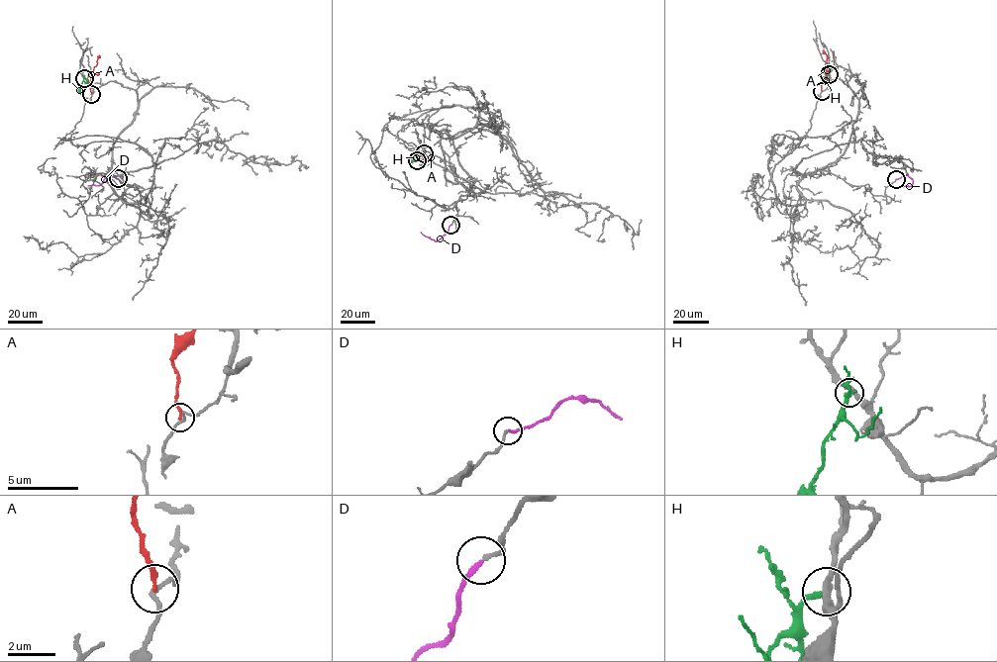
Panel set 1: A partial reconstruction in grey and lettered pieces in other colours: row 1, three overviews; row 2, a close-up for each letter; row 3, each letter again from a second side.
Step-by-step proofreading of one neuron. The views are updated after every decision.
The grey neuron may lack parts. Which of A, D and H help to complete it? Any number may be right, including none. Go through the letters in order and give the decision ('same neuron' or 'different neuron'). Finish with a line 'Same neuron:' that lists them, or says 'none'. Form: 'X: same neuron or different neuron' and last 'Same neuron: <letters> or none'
A: different neuron
D: same neuron
H: different neuron
Same neuron: D

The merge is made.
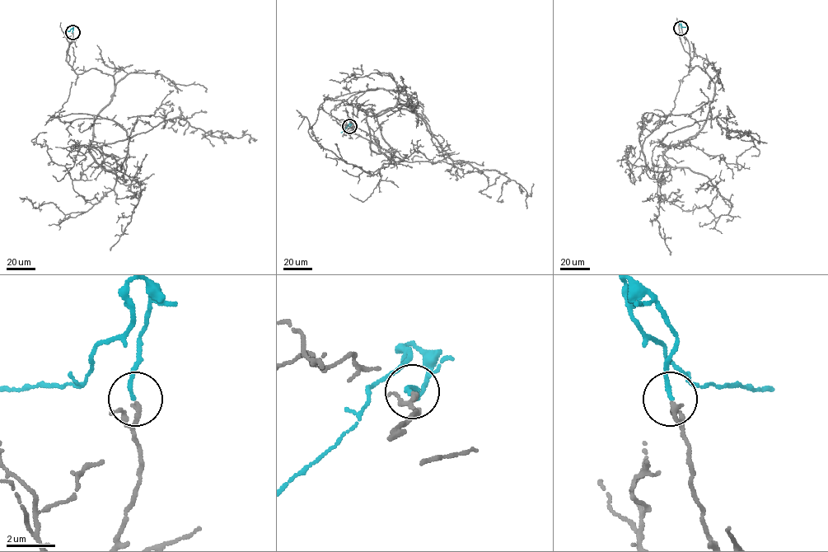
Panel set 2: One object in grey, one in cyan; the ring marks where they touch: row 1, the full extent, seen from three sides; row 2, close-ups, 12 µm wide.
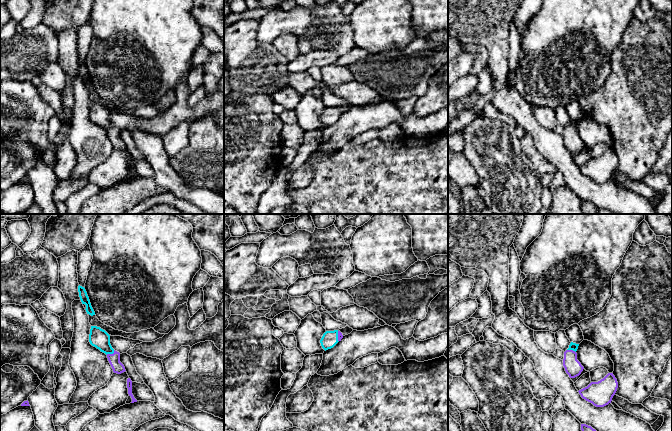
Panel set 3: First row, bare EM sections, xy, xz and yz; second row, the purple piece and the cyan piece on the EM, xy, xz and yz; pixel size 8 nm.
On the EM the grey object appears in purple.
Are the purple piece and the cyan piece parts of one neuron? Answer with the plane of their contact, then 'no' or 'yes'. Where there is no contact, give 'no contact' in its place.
contact in xy; yes

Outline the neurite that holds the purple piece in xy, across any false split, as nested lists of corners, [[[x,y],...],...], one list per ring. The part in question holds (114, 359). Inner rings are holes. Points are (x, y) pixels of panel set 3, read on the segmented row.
[[[91,326],[89,342],[107,355],[114,373],[121,374],[126,371],[124,365],[120,362],[120,353],[112,348],[110,335],[105,330],[97,326]]]

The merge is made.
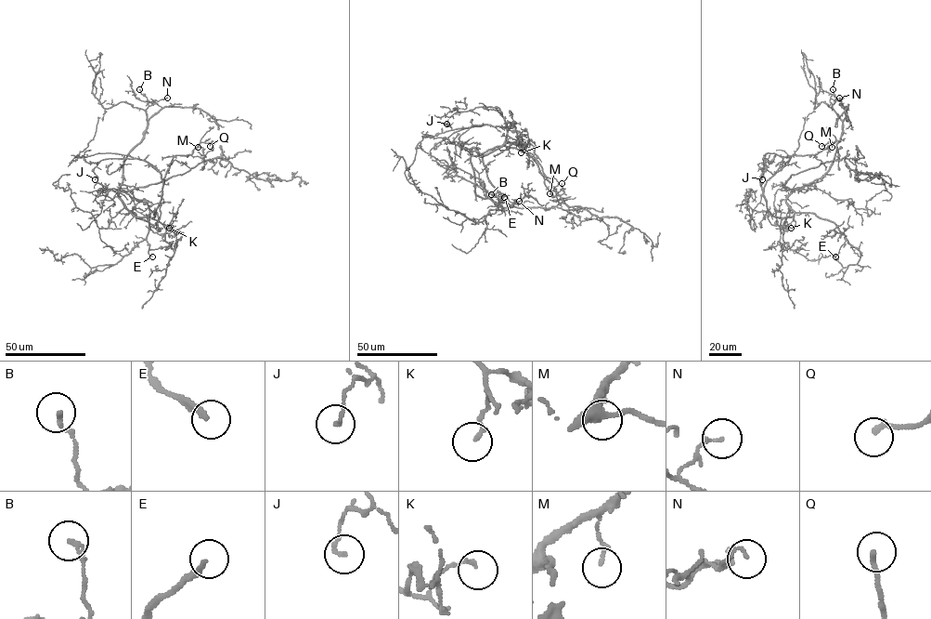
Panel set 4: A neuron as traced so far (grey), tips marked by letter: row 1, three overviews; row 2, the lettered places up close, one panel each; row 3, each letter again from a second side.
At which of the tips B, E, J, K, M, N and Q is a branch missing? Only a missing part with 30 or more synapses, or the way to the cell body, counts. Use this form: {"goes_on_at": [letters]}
{"goes_on_at": ["E"]}

